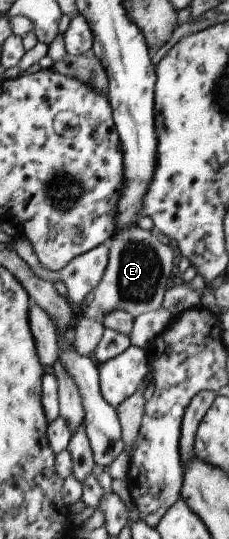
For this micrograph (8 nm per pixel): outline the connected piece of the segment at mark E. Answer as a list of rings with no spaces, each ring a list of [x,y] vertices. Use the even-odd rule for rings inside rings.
[[[130,223],[113,233],[107,240],[107,265],[100,282],[93,288],[84,317],[97,321],[111,310],[124,310],[132,318],[139,314],[161,309],[162,293],[172,284],[175,275],[174,252],[153,229],[140,229]]]

